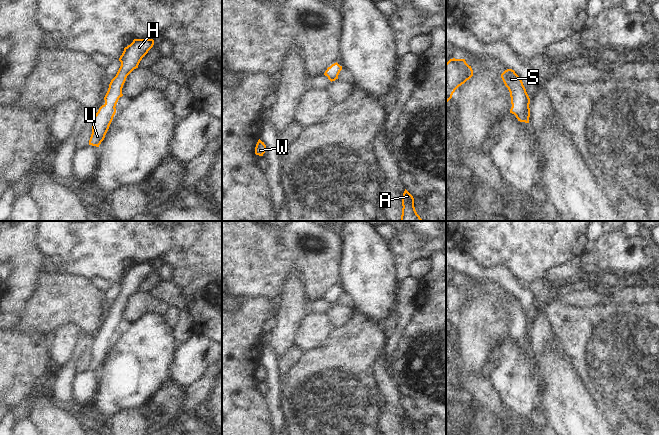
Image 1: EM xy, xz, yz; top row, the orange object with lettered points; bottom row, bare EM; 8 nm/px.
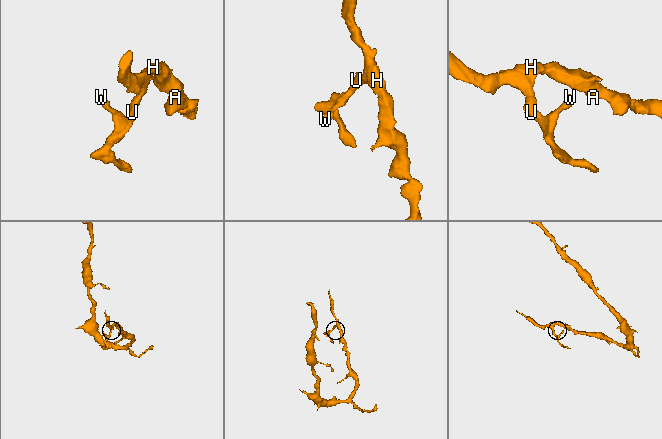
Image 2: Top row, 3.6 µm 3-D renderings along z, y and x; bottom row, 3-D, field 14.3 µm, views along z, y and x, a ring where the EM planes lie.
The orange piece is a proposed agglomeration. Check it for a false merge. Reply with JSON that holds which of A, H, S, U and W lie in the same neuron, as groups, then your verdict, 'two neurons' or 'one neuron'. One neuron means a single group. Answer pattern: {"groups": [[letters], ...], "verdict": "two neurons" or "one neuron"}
{"groups": [["A", "H", "S", "U", "W"]], "verdict": "one neuron"}

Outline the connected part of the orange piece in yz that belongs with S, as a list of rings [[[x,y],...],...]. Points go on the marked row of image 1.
[[[507,69],[501,74],[501,78],[508,88],[512,107],[510,113],[514,114],[518,121],[529,123],[530,98],[526,92],[520,77],[512,69]]]

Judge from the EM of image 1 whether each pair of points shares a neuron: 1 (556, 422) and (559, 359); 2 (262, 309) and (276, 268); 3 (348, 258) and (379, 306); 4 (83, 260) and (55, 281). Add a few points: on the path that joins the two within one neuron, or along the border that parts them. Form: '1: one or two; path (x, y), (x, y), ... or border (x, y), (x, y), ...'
1: one; path (559, 406), (559, 375)
2: two; border (242, 297), (263, 297), (270, 301)
3: one; path (360, 270), (371, 281), (374, 294)
4: two; border (65, 271), (89, 279)

